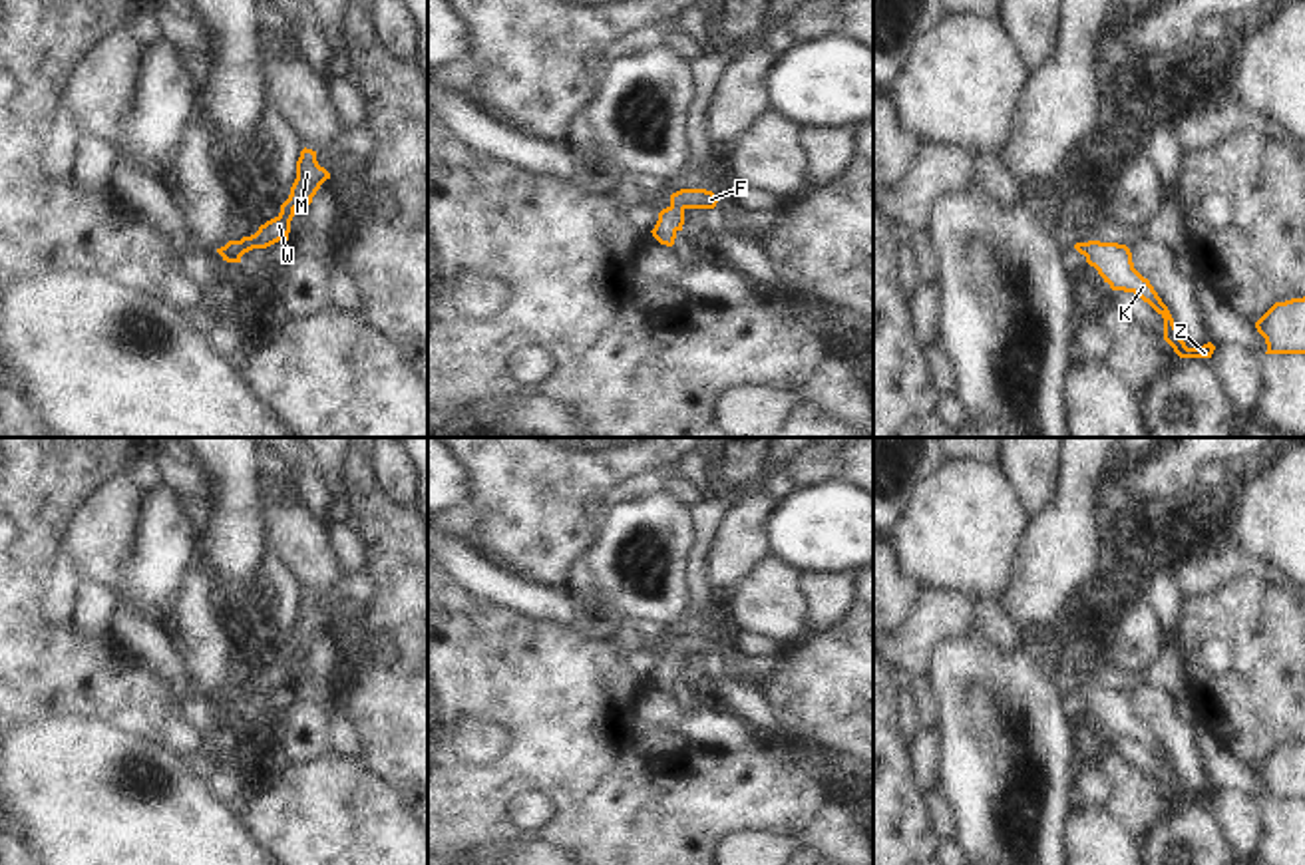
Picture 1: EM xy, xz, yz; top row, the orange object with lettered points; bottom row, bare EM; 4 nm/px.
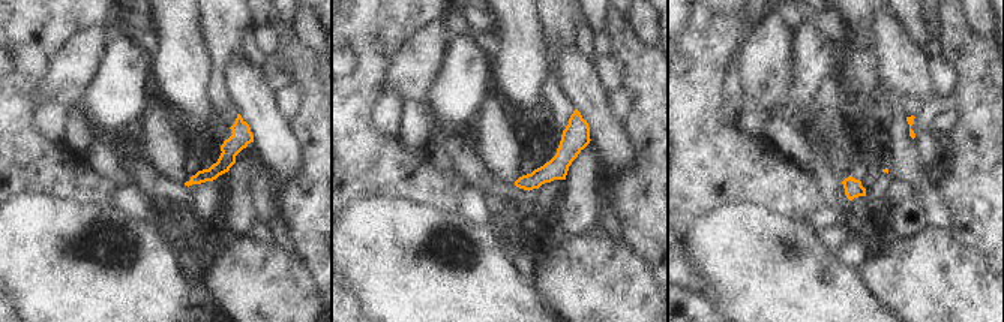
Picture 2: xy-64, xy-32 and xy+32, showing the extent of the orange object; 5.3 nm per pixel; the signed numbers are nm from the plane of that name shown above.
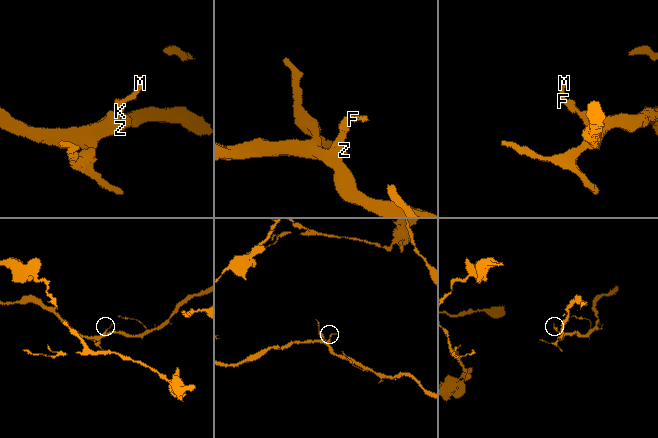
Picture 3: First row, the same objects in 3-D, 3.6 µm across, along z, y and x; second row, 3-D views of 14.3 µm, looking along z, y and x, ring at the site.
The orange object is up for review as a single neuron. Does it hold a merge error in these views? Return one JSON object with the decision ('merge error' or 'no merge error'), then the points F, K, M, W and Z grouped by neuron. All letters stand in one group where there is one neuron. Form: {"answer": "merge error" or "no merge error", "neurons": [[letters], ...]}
{"answer": "no merge error", "neurons": [["F", "K", "M", "W", "Z"]]}

